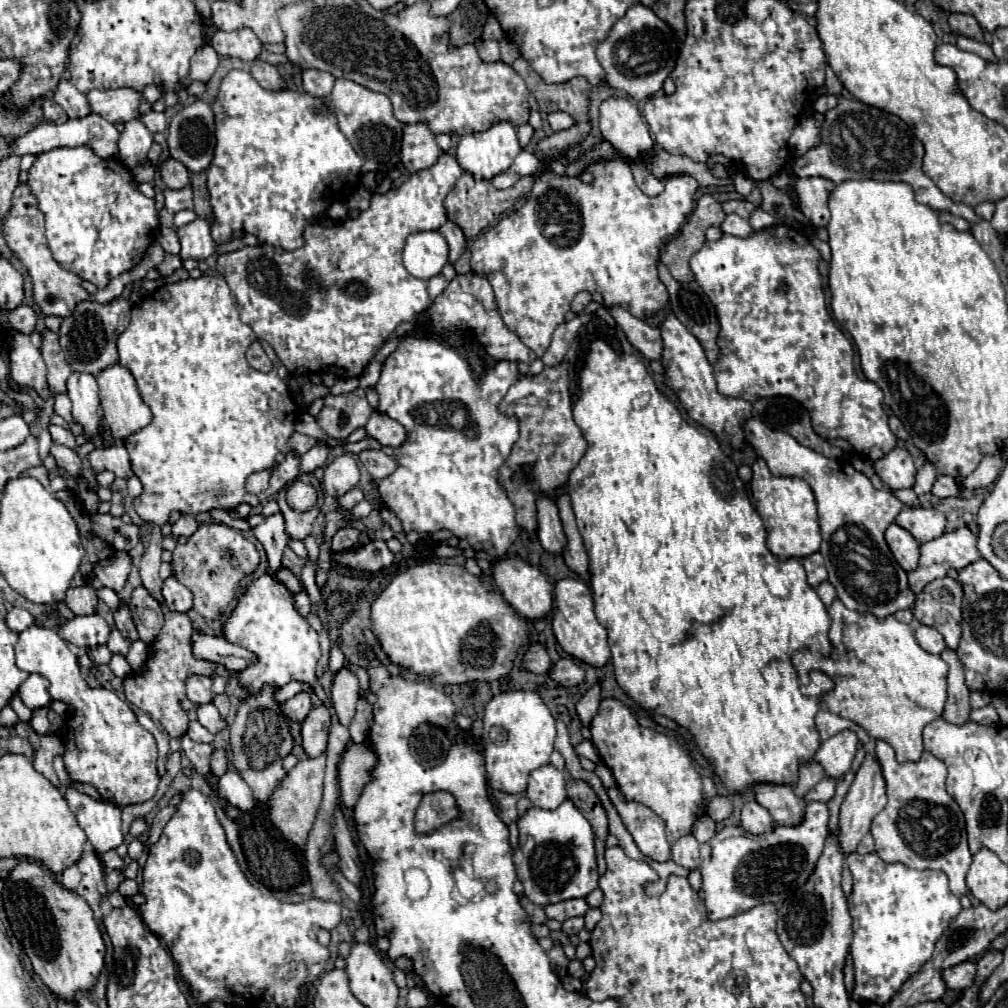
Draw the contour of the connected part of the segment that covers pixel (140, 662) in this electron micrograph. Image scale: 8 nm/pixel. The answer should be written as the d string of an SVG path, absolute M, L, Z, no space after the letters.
M136 640L136 642L130 646L130 650L128 650L128 654L126 654L126 660L128 660L130 668L132 668L136 674L142 674L142 672L146 672L148 646L146 646L144 642Z

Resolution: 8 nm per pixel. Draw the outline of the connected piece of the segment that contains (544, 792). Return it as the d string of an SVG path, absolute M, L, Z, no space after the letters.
M546 764L538 770L534 770L528 778L528 800L532 806L538 806L542 810L554 810L566 800L566 778L564 774L554 768L552 764Z

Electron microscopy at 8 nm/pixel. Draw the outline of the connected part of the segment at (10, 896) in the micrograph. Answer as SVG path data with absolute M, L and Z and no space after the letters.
M22 860L4 880L4 908L14 936L24 946L34 972L52 994L72 1000L76 990L90 990L104 966L104 940L86 900L64 888L36 860Z

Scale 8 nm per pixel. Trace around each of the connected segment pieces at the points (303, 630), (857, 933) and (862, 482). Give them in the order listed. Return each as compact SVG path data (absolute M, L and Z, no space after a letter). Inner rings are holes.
M262 574L246 586L244 596L238 600L236 608L222 626L222 636L238 646L244 646L248 652L256 654L252 666L236 672L236 680L248 694L258 694L264 686L282 688L292 680L308 684L320 700L324 700L324 690L316 680L314 668L320 658L318 632L298 614L294 606L292 592L272 574Z
M876 852L866 856L850 854L846 862L854 876L852 896L848 898L854 930L850 946L856 972L854 998L888 1004L900 986L930 960L936 940L962 906L948 890L948 878L940 870L912 870L904 864L886 864Z
M760 418L744 422L746 442L766 460L774 476L798 476L806 480L816 496L818 524L822 534L820 554L828 568L828 580L836 588L844 606L858 612L872 612L880 620L896 610L912 608L914 594L908 588L906 572L894 560L884 532L902 510L902 502L892 496L890 488L876 490L870 480L856 472L848 462L824 458L822 454L798 444L788 432L774 432ZM850 526L850 528L848 528Z

